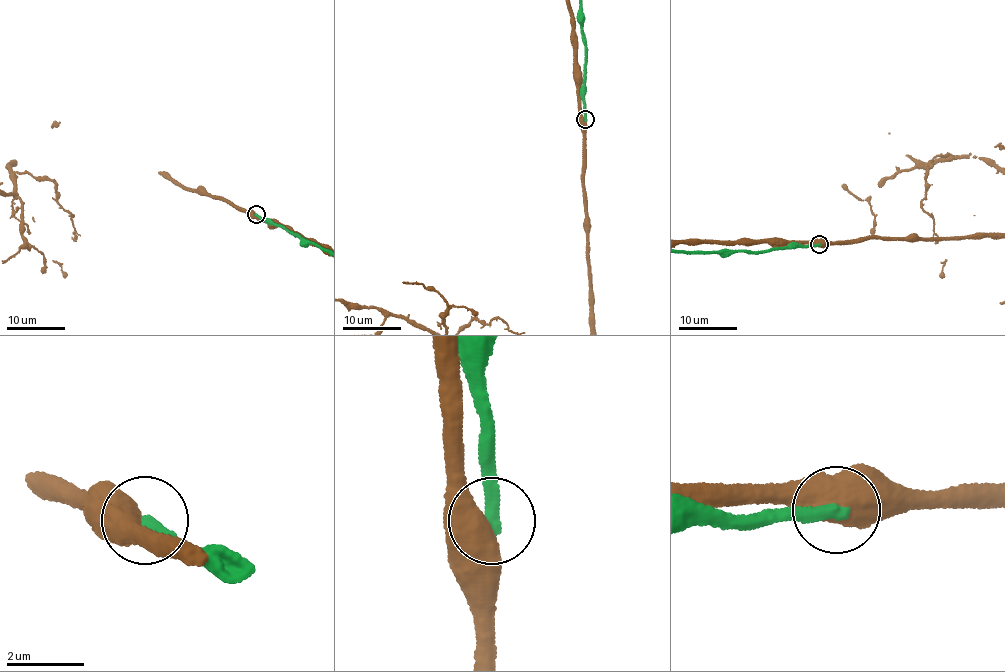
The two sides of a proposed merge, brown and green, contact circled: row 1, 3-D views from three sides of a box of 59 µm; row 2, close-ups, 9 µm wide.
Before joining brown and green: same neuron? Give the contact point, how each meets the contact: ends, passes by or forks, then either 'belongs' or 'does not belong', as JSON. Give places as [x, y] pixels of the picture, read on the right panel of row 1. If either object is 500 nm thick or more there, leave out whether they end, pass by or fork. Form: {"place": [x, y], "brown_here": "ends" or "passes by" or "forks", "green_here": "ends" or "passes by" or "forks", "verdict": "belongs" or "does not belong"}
{"place": [819, 244], "verdict": "does not belong"}

